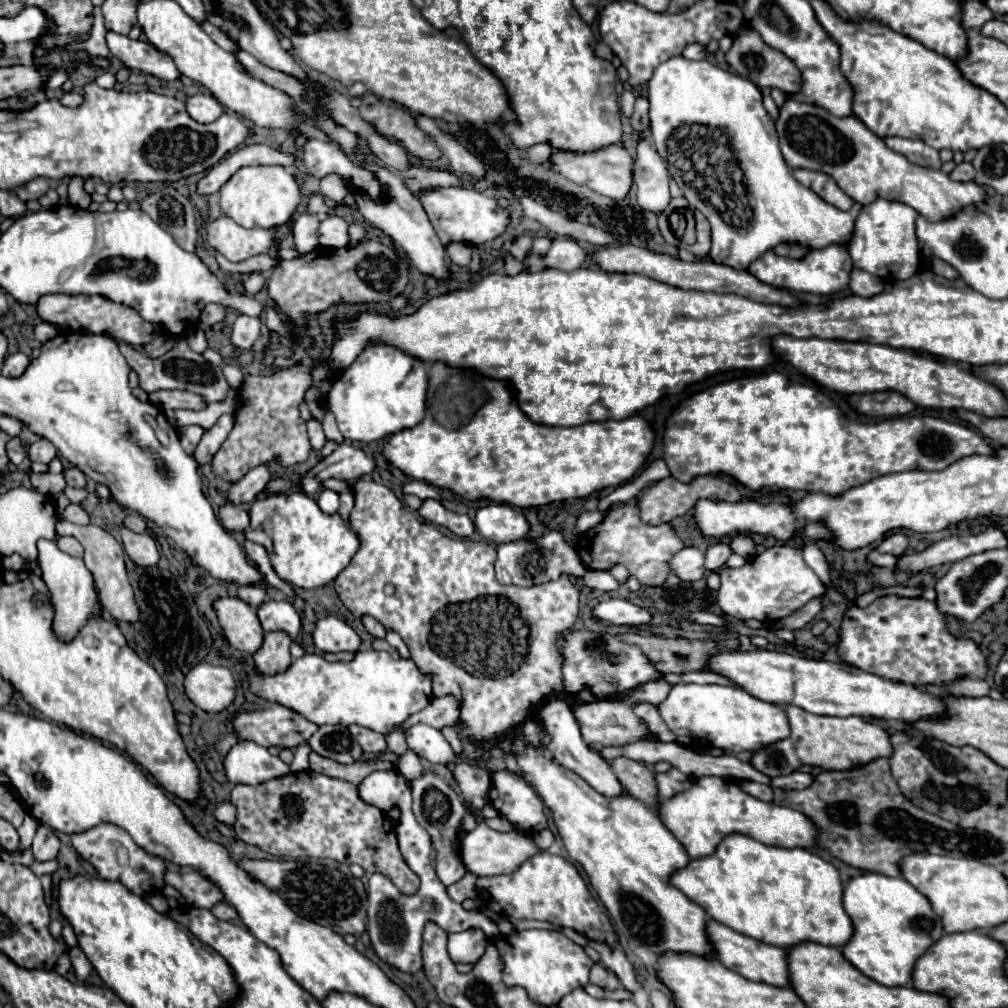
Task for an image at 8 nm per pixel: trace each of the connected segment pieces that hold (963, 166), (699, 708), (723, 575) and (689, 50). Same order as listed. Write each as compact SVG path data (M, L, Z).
M960 163L956 169L950 173L952 181L974 181L974 167L970 163Z
M674 685L664 703L658 705L668 729L684 747L710 749L720 747L730 753L758 751L778 743L790 735L790 725L784 707L764 703L744 689L724 685Z
M774 545L752 557L744 567L722 567L718 575L720 589L716 595L716 603L724 611L724 615L734 619L758 619L762 623L774 623L794 613L810 599L824 595L826 591L816 573L804 563L802 549L790 545Z
M688 45L686 49L684 49L684 53L682 53L682 57L686 57L686 59L692 59L692 61L700 61L700 59L704 59L706 57L706 51L704 51L704 47L702 45Z

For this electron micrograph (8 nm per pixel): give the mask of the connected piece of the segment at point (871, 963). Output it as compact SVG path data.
M864 873L850 879L844 889L844 909L854 923L854 935L842 949L844 957L866 977L886 987L908 985L916 959L944 935L942 921L934 913L928 897L904 877Z

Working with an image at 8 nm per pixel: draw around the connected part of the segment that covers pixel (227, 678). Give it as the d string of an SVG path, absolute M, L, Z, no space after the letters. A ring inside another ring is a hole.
M198 663L186 675L186 695L206 713L224 711L236 697L236 679L228 667Z

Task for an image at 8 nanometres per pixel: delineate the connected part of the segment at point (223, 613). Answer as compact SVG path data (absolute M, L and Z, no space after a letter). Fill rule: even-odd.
M218 597L214 601L218 623L228 643L242 653L256 653L262 647L264 631L260 627L256 609L238 597Z

